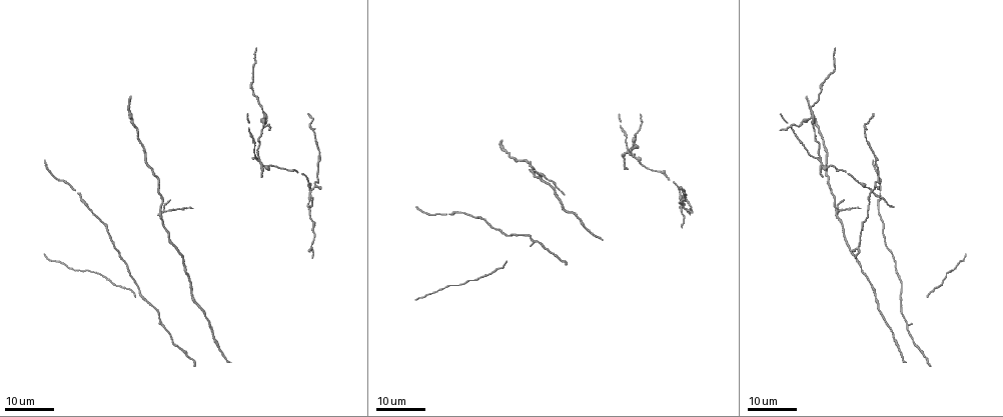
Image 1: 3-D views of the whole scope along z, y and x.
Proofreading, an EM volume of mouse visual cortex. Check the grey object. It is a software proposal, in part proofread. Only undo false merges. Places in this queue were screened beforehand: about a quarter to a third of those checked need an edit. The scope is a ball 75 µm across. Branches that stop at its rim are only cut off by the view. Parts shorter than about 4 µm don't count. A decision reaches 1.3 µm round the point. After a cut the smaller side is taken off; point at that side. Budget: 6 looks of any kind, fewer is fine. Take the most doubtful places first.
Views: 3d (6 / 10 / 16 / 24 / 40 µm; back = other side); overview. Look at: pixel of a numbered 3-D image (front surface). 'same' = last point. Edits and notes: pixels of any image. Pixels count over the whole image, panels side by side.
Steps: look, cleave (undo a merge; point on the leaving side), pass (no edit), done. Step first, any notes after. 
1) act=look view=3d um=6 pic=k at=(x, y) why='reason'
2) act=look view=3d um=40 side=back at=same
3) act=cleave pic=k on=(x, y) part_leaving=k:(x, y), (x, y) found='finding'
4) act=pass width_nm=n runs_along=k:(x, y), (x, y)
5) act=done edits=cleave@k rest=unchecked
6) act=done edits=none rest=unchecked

act=look view=3d um=16 pic=1 at=(872, 190) why='four or more arms meet'

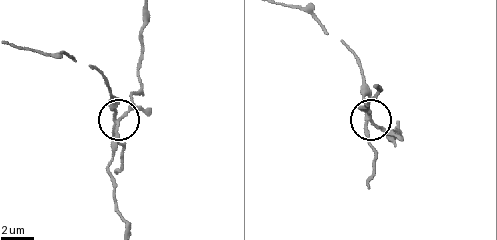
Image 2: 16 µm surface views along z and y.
act=look view=3d um=6 pic=2 at=(368, 120)

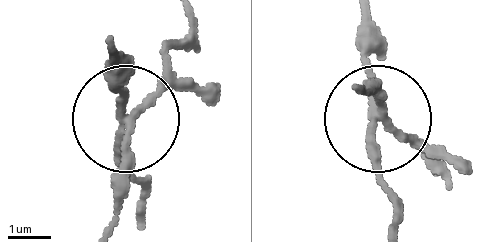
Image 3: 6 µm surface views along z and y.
act=cleave pic=3 on=(116, 175) arms=4 part_leaving=3:(135, 120), (189, 16) found='two cells meet here'

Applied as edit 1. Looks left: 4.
act=look view=3d um=16 pic=1 at=(265, 115) why='arms part here'

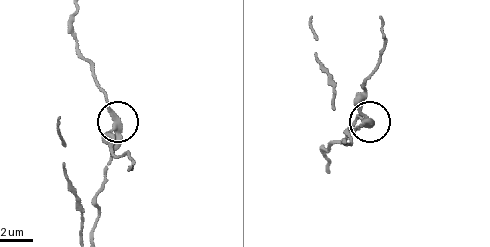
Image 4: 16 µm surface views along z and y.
act=look view=3d um=6 pic=4 at=(116, 129) why='closer look'

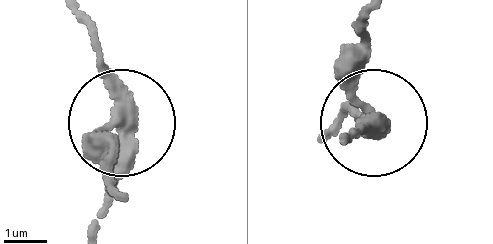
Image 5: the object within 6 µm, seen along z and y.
act=pass width_nm=310 found='one cell here'

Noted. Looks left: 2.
act=look view=3d um=16 pic=1 at=(163, 209) why='four arms meet'

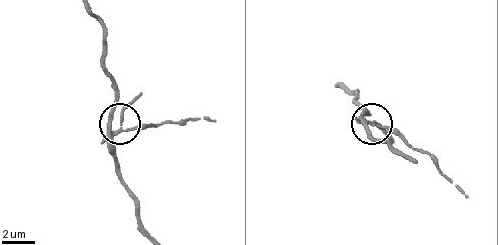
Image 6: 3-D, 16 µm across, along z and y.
act=look view=3d um=10 pic=6 at=(121, 129) why='zoom in'

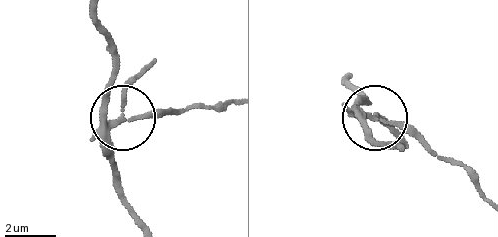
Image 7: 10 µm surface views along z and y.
act=cleave pic=7 on=(138, 117) part_leaving=7:(103, 131), (133, 118), (230, 103) found='a second cell is stuck on'

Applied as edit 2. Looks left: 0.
act=done edits=cleave@3,cleave@7 rest=unchecked

